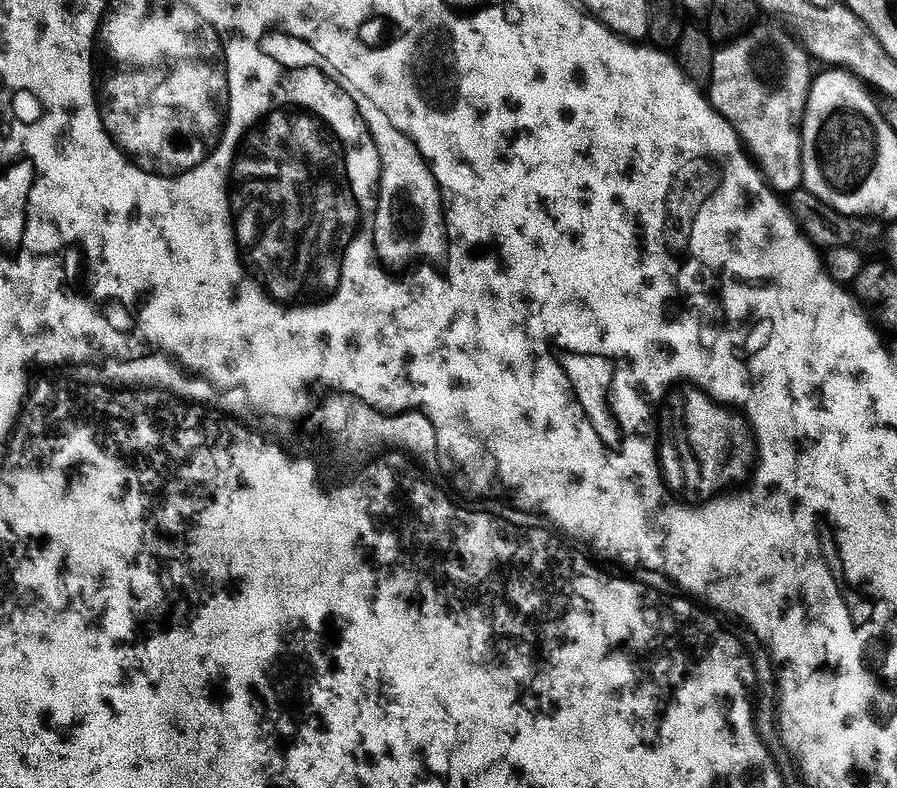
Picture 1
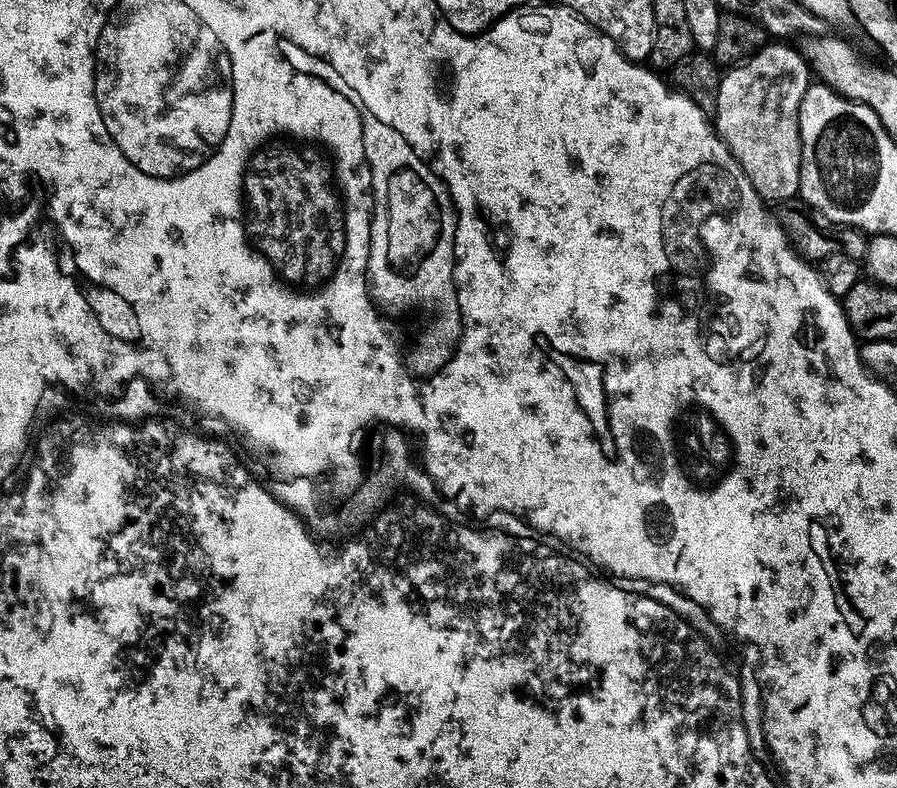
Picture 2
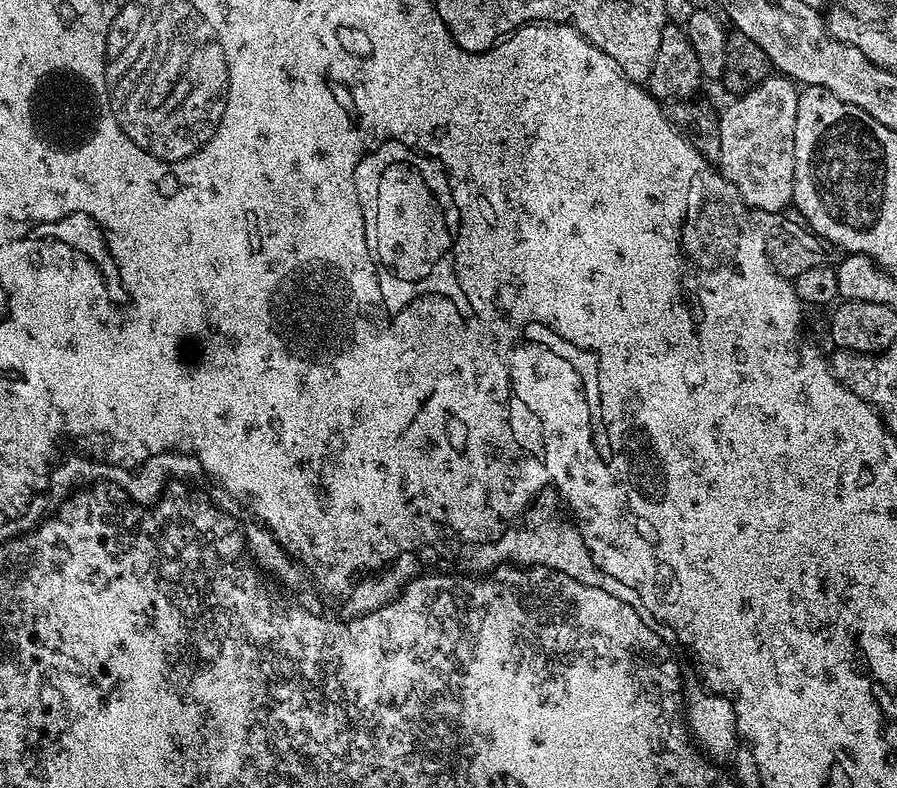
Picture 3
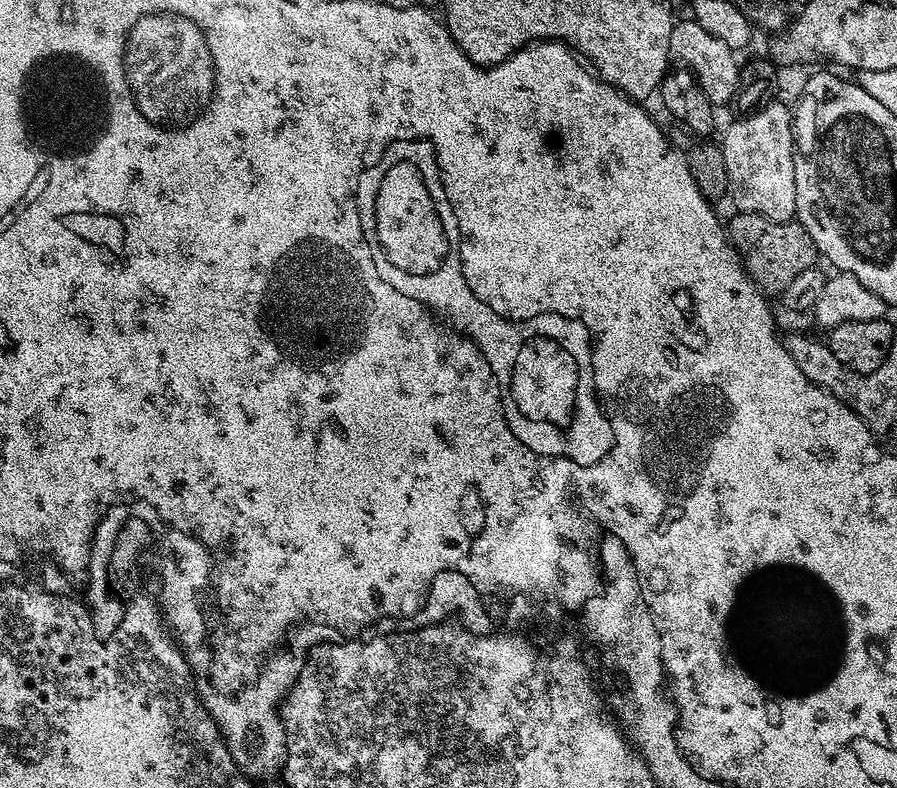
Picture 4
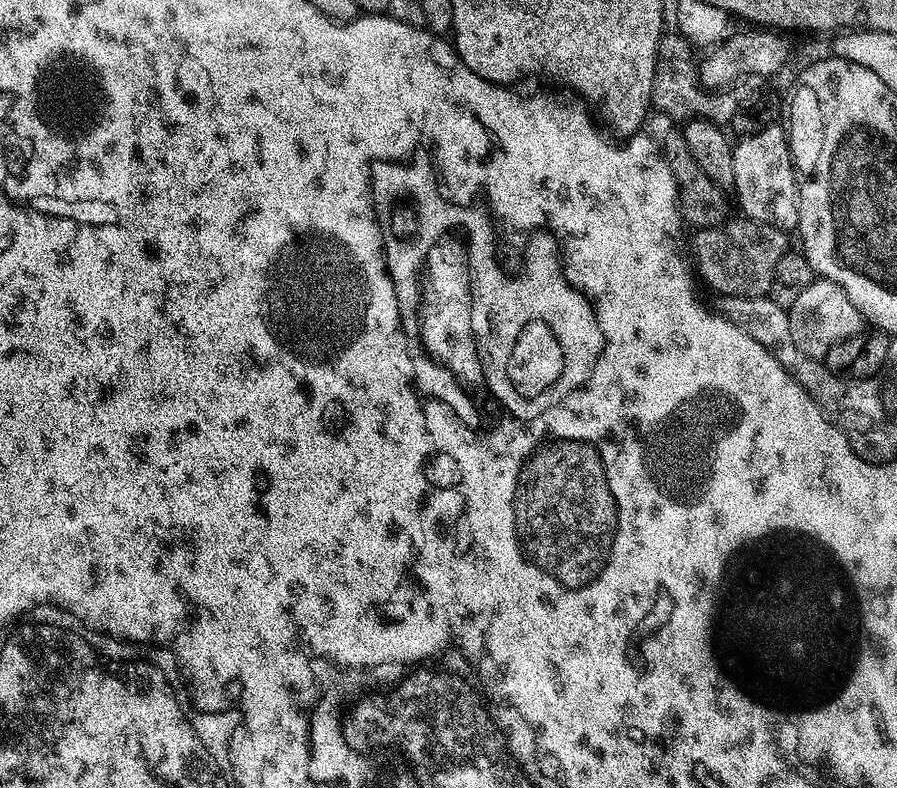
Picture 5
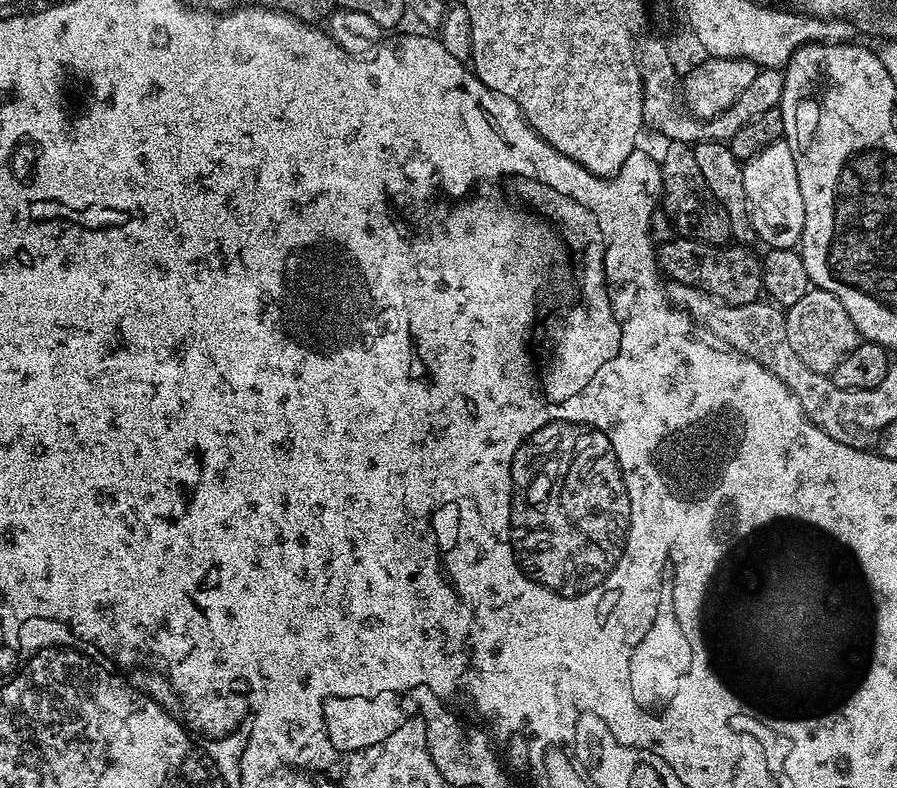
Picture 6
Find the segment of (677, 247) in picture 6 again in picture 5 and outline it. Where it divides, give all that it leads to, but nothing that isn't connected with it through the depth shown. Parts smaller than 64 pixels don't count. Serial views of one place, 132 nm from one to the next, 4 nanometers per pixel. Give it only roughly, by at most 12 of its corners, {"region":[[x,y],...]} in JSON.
{"region":[[729,218],[690,240],[720,296],[768,296],[789,233]]}

